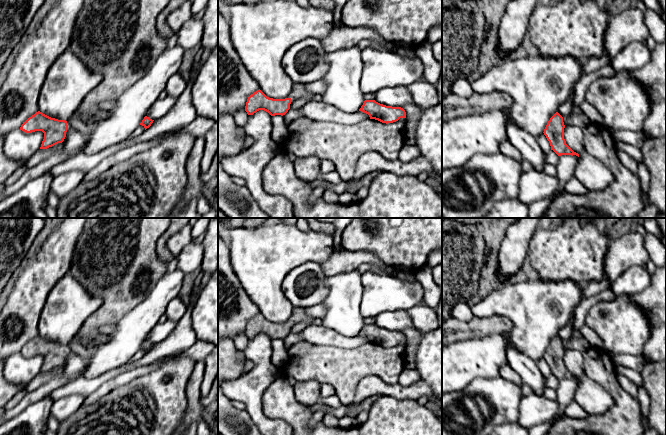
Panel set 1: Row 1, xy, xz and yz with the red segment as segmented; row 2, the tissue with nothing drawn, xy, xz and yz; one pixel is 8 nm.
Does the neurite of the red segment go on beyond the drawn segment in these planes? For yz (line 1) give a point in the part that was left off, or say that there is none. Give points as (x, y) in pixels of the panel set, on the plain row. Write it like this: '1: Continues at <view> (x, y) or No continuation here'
1: No continuation here

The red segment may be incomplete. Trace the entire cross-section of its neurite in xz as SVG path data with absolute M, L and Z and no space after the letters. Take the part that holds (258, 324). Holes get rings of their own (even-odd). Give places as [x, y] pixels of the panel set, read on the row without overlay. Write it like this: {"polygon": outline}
{"polygon": "M294 308L290 321L285 323L269 322L259 313L248 321L245 335L248 339L253 339L259 334L264 334L271 340L283 340L290 333L292 324L300 322L310 323L314 319L306 314L304 308Z"}

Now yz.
{"polygon": "M556 336L548 345L545 353L544 359L550 367L551 374L553 374L558 380L561 379L576 379L579 378L574 376L567 368L564 363L564 346L563 341Z"}

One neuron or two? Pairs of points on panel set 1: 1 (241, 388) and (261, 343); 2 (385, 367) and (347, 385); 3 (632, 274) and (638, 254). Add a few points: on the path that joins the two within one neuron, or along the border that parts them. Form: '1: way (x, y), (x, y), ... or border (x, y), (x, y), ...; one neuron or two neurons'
1: way (250, 377), (260, 367), (260, 354); one neuron
2: way (376, 367), (365, 367), (356, 376); one neuron
3: border (644, 265), (631, 265), (615, 278); two neurons

